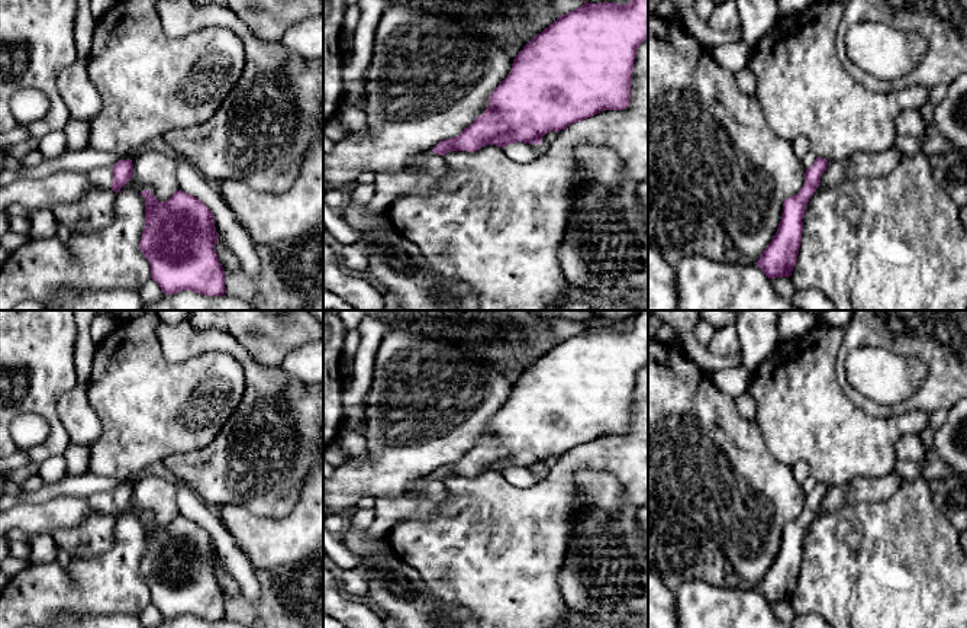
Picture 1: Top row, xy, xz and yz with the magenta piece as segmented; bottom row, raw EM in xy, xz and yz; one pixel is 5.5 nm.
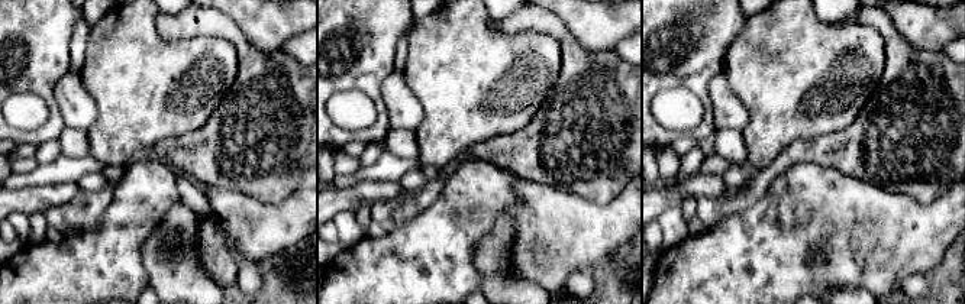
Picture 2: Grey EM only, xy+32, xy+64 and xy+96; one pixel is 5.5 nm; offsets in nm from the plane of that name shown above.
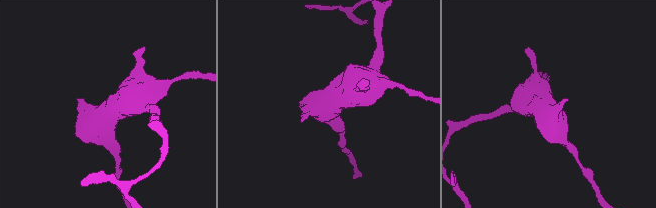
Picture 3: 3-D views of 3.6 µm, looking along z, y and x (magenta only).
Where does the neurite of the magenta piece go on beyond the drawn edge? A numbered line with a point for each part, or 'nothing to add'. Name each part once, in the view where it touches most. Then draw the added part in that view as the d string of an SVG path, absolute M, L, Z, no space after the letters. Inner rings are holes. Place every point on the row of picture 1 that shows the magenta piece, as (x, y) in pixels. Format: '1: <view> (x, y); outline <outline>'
1: xy (100, 177); outline M107 167L91 170L87 175L96 187L109 187L113 183L113 170Z

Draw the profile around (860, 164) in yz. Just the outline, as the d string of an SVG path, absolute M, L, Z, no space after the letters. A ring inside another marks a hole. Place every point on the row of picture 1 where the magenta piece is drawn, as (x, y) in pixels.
M896 148L883 152L854 152L848 160L829 161L819 184L834 189L847 178L886 175L896 168L902 155Z

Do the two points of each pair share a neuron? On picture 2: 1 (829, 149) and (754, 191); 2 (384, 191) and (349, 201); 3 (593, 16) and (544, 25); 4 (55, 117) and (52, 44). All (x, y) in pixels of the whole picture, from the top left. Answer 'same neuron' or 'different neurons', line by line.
1: same neuron
2: same neuron
3: different neurons
4: same neuron

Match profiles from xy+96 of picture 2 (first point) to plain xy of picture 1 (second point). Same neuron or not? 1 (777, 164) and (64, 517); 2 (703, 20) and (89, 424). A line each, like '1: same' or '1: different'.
1: different
2: different

